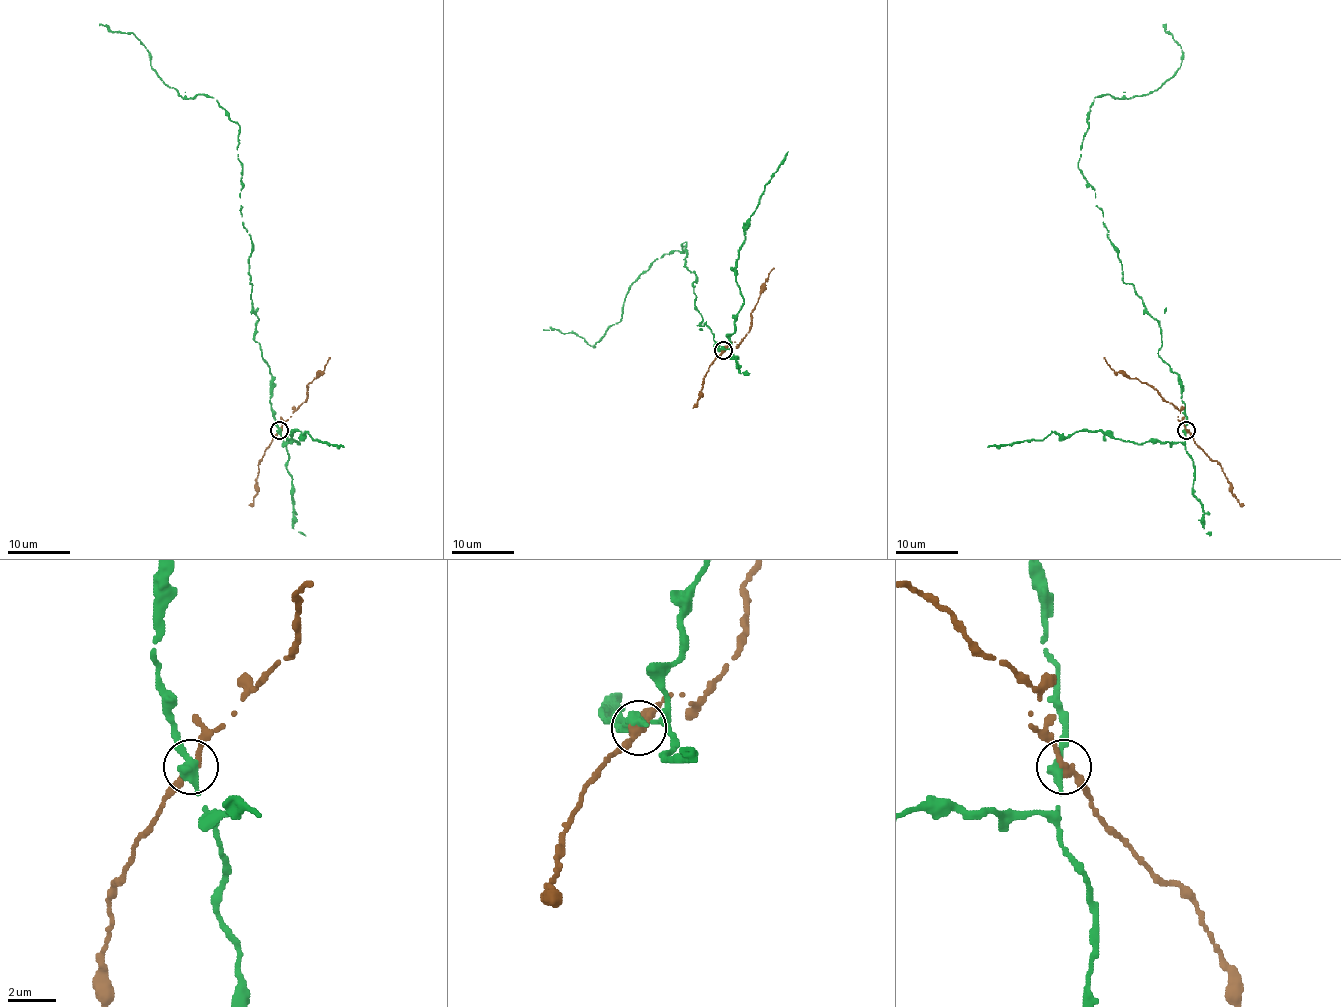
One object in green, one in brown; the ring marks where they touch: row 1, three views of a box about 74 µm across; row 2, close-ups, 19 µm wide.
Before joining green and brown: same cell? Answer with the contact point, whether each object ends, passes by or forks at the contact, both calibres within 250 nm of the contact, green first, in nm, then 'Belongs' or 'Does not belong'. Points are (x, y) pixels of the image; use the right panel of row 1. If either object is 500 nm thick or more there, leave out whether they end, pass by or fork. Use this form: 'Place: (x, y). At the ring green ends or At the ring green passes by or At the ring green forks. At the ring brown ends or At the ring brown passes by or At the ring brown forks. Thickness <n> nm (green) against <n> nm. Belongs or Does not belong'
Place: (1186, 430). Thickness 500 nm (green) against 320 nm. Does not belong

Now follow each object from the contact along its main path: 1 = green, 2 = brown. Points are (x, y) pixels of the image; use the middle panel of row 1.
1: (723, 350), (698, 325), (685, 241), (630, 285), (619, 322), (594, 345), (544, 329)
2: (723, 350), (732, 342), (737, 344), (748, 333), (751, 315), (773, 268)

